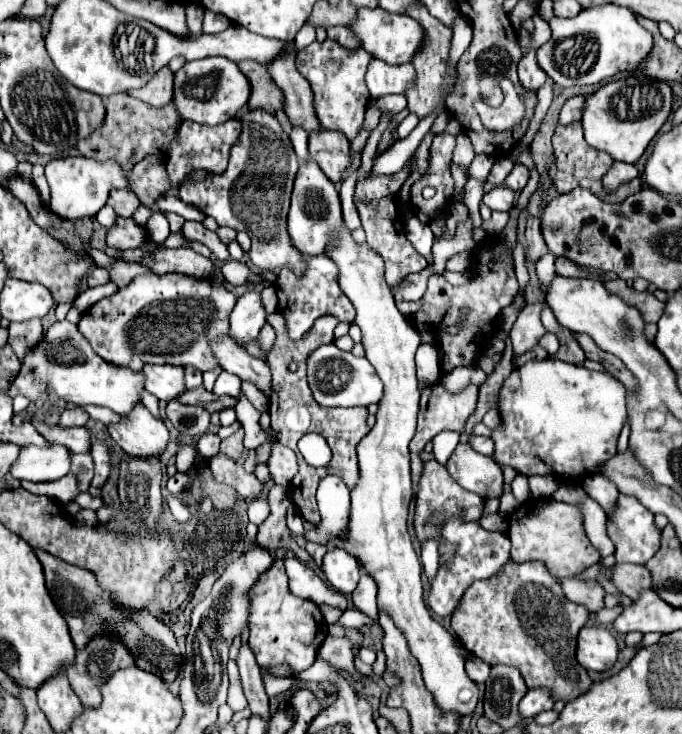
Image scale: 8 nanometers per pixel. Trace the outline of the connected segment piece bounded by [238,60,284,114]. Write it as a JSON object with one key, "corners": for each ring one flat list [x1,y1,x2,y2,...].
{"corners":[[244,60,238,64,240,70,248,76,252,84,252,94,248,100,248,108,266,110,270,114,276,114,284,108,284,94,274,84,274,80,268,76,268,70,264,64,256,64,252,60]]}

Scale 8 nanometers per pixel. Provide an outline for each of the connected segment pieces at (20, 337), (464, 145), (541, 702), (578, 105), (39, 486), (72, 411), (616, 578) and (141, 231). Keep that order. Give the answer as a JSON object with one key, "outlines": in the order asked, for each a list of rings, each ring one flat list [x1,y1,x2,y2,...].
{"outlines":[[[40,318,26,320,26,322,12,322,8,332,10,332,8,346,18,356,20,362,24,362,26,354,30,354,44,338,44,330,42,330,42,324,40,324]],[[464,132,458,134,458,144,456,144,456,150,454,150,454,164,462,166,464,170,468,170,470,162,474,158,474,148,472,148,472,142,464,136]],[[534,688,520,702,520,714,524,718,534,718,536,714,552,708,554,708,554,698,548,688]],[[586,96,568,98,560,110,560,124,570,124,570,122,580,120,582,110,584,110,584,102,586,102]],[[68,472,60,480,52,480,52,482,22,482,22,488,32,494,48,496,60,504,68,504,80,492,76,476,72,472]],[[68,408,60,416,60,426,86,426,90,416,82,408]],[[620,564,614,568,612,574,614,586,628,598,638,600,640,592,646,588,652,588,650,570,646,566,632,566,632,564]],[[118,216,114,226,108,228,106,244,110,248,140,248,148,240,148,232,144,226,136,224,132,218]]]}

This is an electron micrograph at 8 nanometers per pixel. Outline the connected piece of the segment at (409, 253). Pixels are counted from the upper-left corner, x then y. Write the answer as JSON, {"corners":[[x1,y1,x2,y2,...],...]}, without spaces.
{"corners":[[400,170,398,174,390,174,390,176,380,176,374,180,368,180,368,174,364,178,358,180,356,184,356,194,354,194,354,204,360,212,360,220,362,220,362,228,366,232,368,238,368,246,372,250,376,250,382,260,384,260,384,270,386,270,386,282,392,286,396,286,404,276,412,274,412,272,420,272,428,266,426,258,420,256,408,240,404,240,404,232,402,226,398,224,398,214,396,214,396,194,400,190,400,186,404,184,408,176,408,170]]}

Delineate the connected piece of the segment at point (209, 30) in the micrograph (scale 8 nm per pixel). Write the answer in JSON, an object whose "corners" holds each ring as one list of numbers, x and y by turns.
{"corners":[[206,9,204,12,202,32,206,34,216,34,226,30,231,25,226,16,214,13]]}

